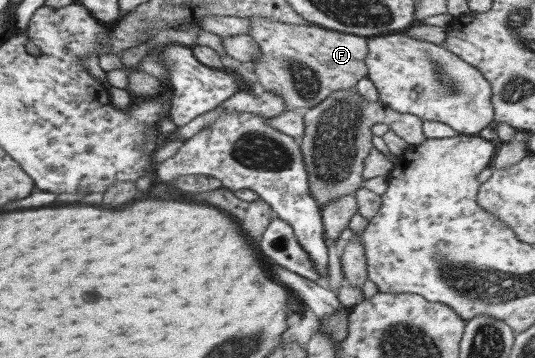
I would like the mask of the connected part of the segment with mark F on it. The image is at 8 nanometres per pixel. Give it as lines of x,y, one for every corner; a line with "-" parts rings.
248,17
250,27
248,36
255,40
260,55
250,62
253,79
258,81
264,90
272,91
284,99
290,108
310,108
338,89
352,89
356,81
367,76
364,57
366,57
366,38
356,35
328,31
317,25
296,25
268,19
268,17

